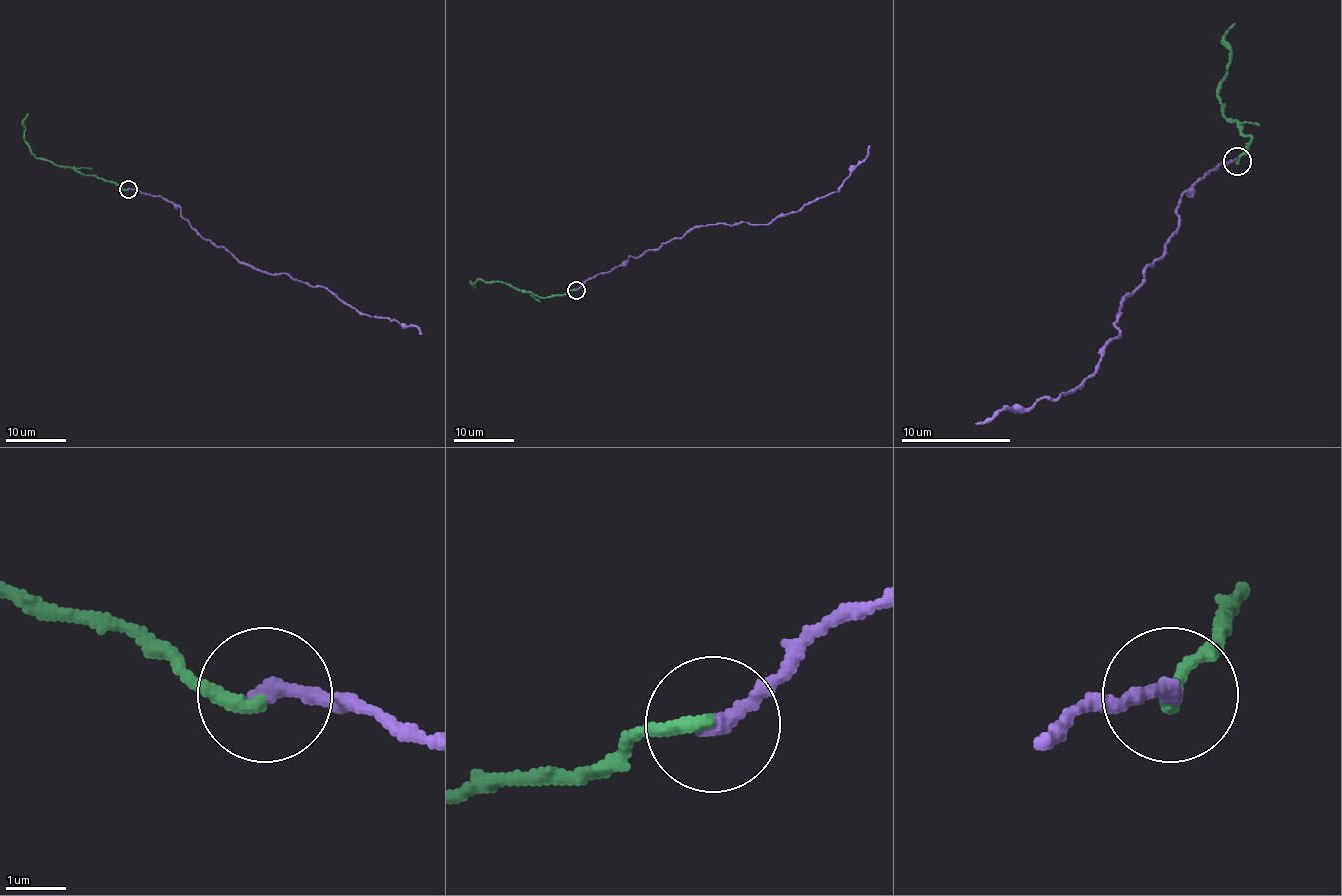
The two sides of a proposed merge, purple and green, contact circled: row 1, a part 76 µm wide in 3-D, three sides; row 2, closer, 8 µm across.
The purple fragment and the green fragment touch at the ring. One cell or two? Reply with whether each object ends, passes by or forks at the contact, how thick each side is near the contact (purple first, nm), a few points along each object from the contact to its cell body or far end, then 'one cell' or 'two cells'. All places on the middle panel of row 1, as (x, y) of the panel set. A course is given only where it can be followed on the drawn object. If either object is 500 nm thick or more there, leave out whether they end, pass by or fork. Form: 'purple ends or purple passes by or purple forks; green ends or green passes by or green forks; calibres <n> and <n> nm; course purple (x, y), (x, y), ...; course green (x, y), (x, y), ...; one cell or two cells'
purple ends; green ends; calibres 280 and 240 nm; course purple (576, 289), (629, 256), (640, 257), (696, 227), (770, 224), (798, 212), (836, 192), (869, 145); course green (576, 289), (537, 297), (500, 282), (479, 279), (471, 283), (476, 288); one cell

